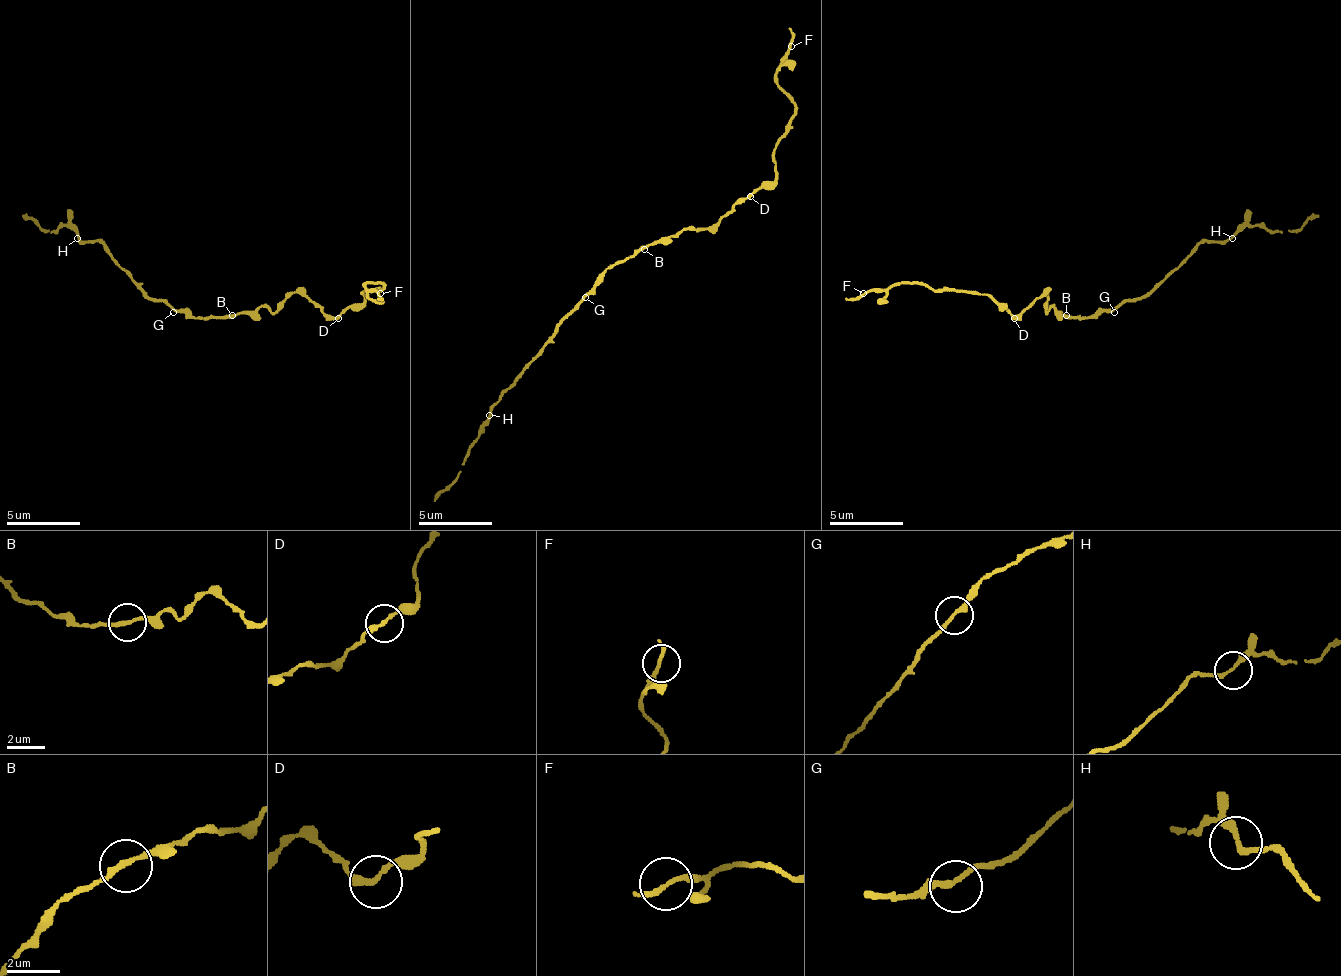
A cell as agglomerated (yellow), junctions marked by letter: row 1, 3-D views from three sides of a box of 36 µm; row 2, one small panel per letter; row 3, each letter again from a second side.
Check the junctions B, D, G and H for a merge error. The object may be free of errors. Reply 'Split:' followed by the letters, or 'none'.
Split: none

